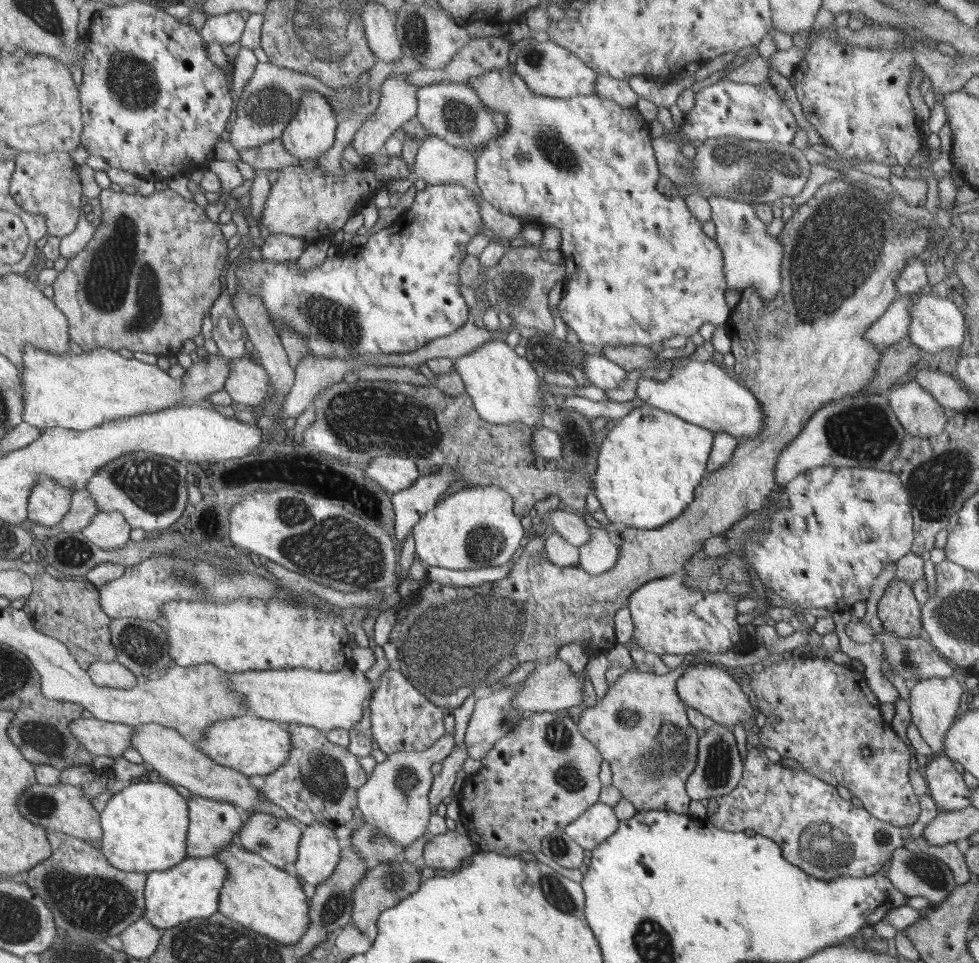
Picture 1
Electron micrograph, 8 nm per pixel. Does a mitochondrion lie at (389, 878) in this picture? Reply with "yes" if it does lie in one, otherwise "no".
yes

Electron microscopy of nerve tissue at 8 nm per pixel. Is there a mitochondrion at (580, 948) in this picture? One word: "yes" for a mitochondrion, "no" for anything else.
no

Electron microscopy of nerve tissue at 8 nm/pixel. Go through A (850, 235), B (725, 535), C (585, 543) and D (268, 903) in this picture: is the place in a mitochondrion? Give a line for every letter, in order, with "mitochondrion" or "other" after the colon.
A: mitochondrion
B: other
C: other
D: other

